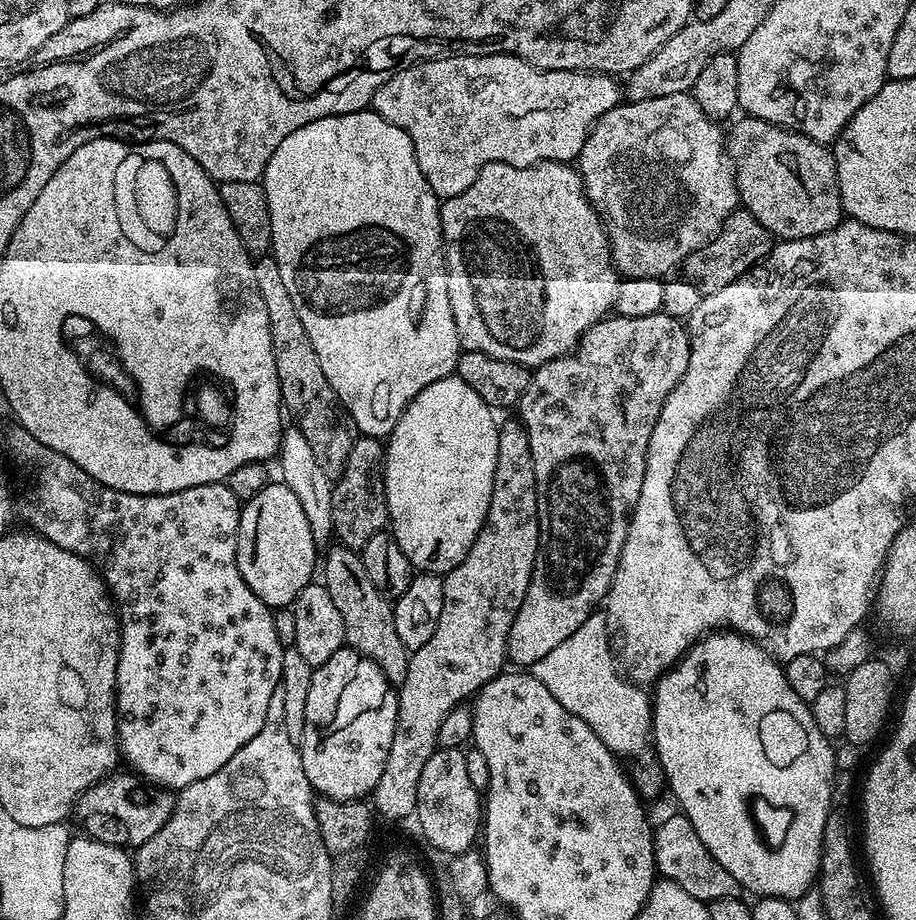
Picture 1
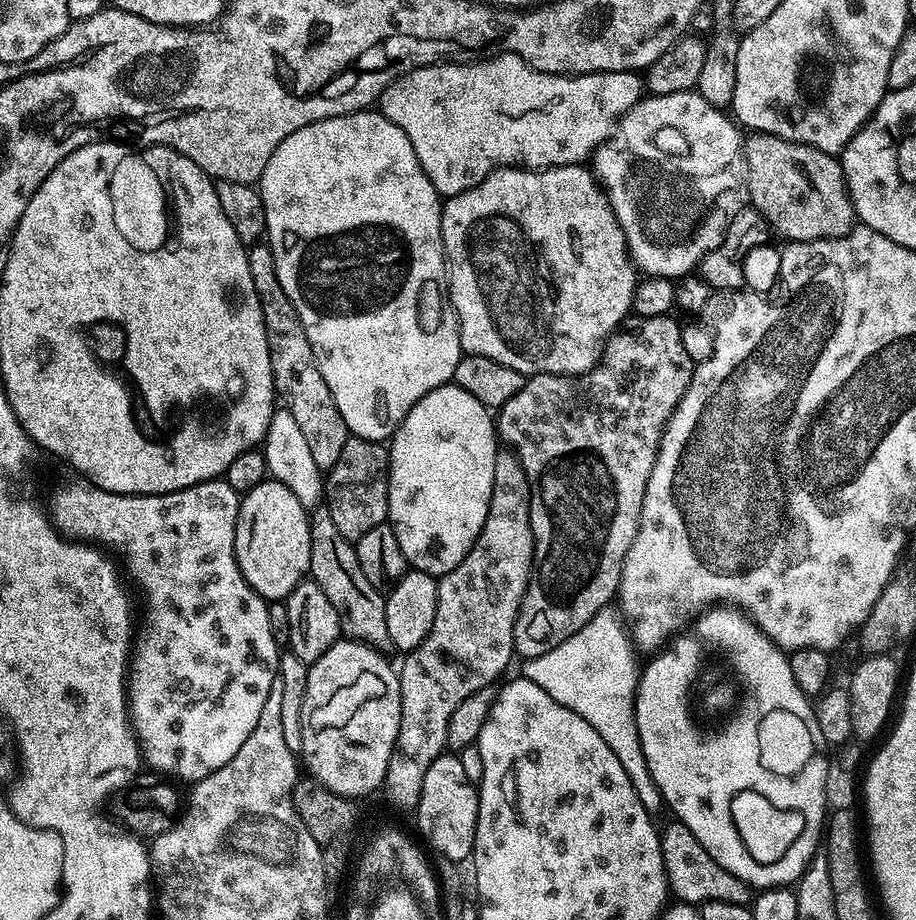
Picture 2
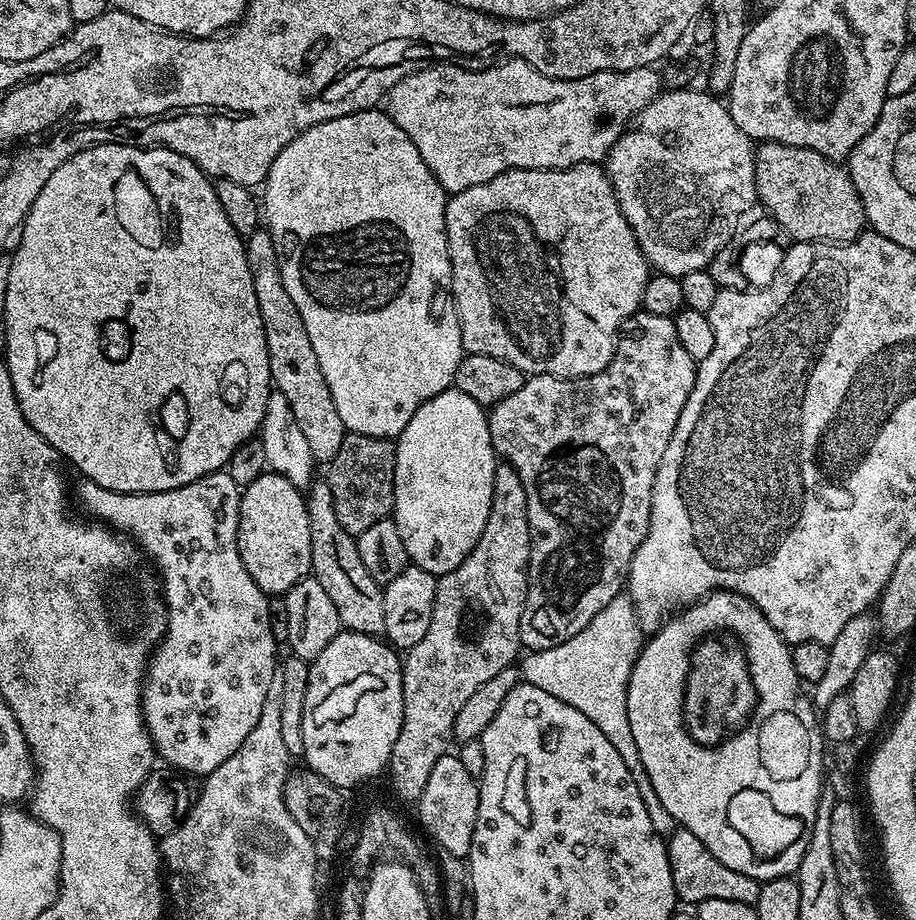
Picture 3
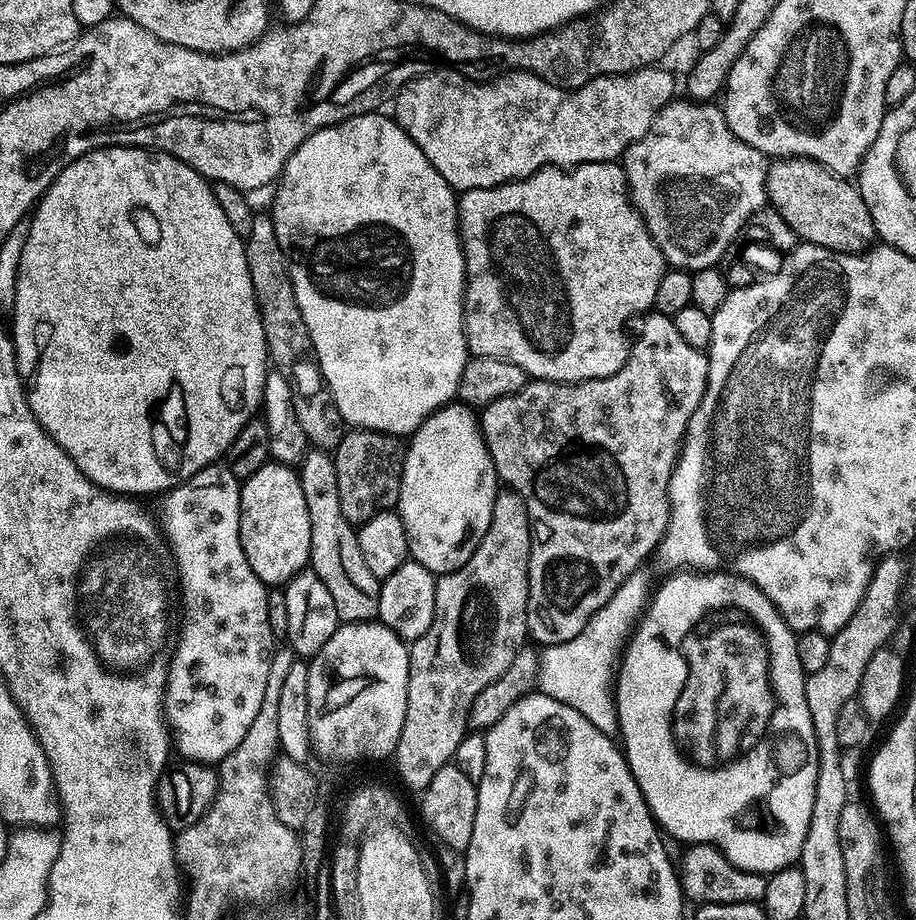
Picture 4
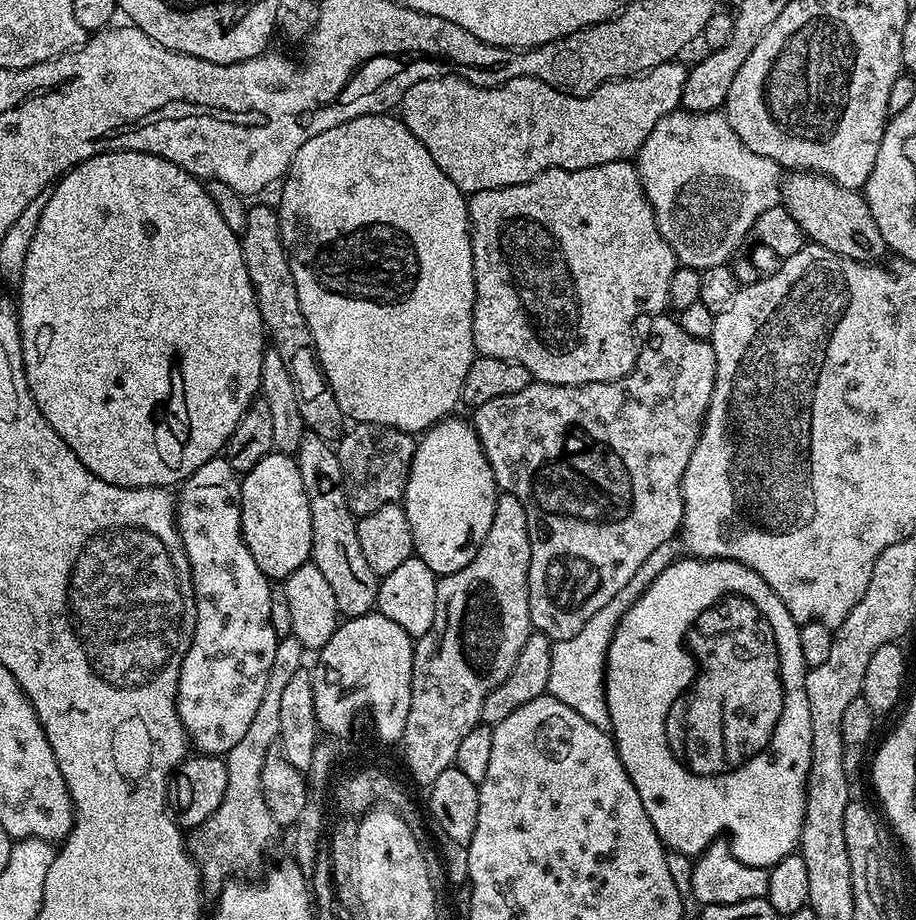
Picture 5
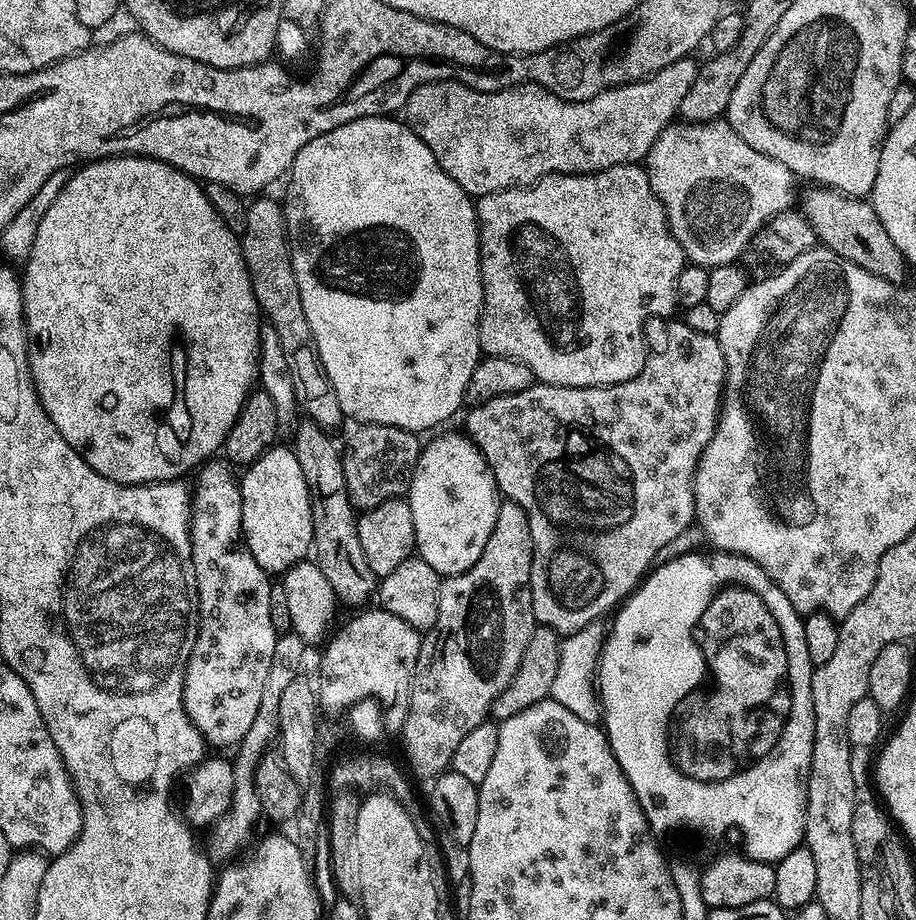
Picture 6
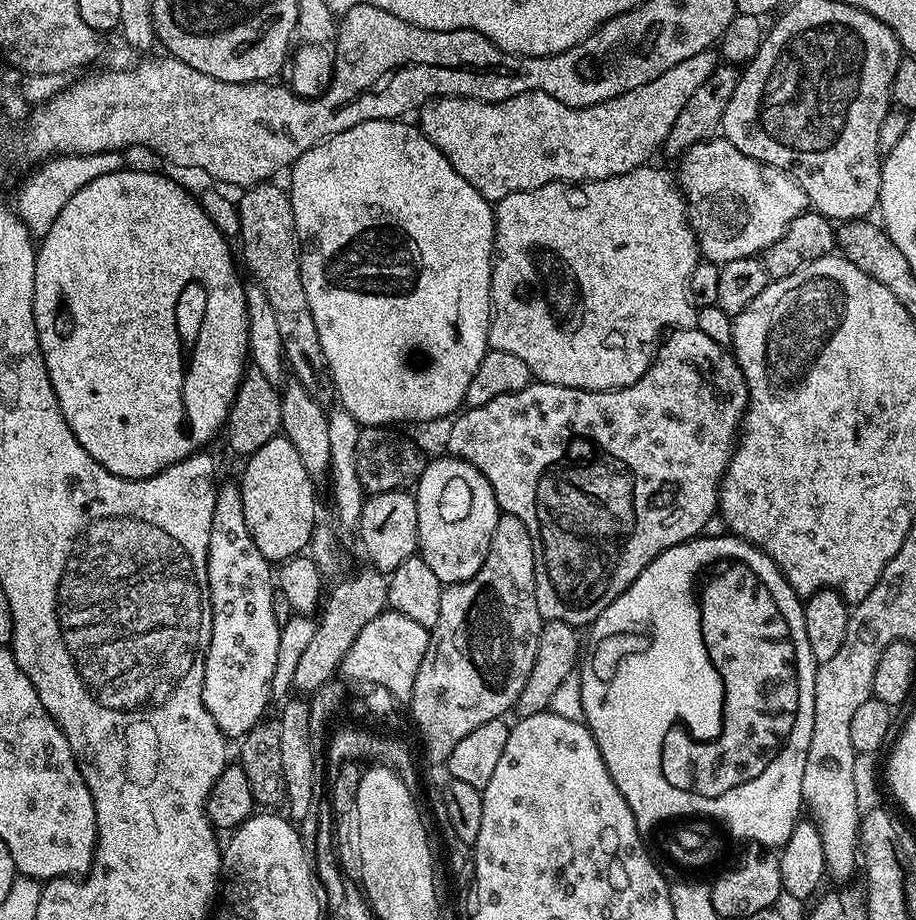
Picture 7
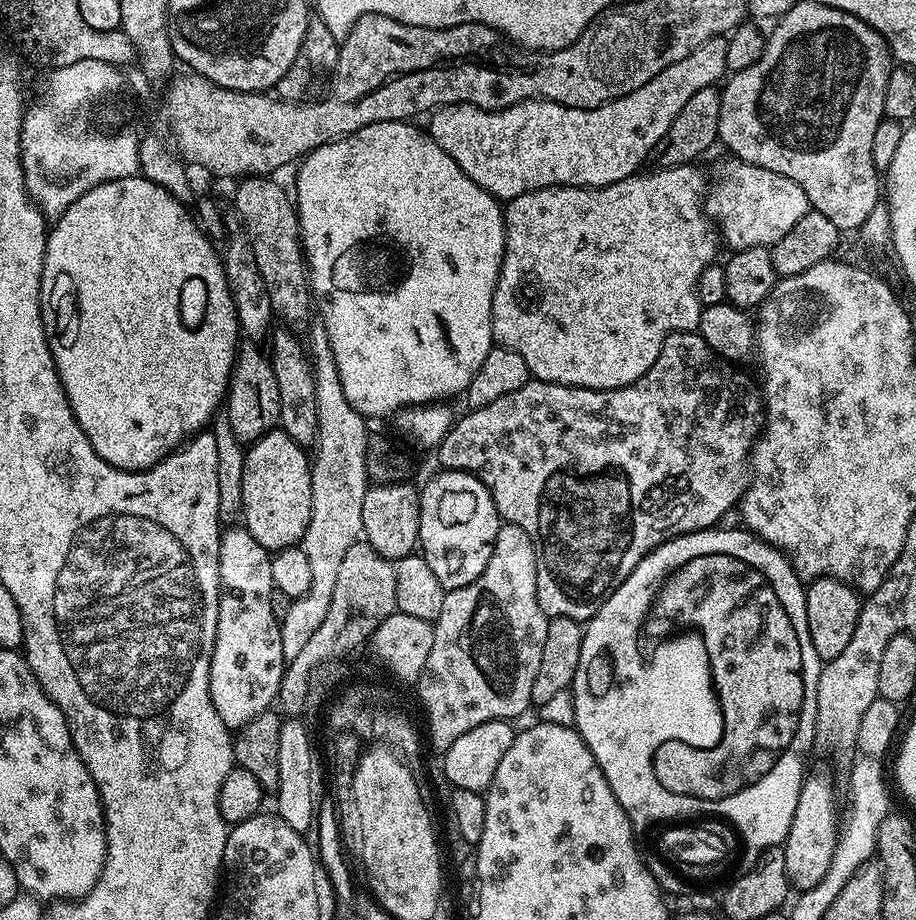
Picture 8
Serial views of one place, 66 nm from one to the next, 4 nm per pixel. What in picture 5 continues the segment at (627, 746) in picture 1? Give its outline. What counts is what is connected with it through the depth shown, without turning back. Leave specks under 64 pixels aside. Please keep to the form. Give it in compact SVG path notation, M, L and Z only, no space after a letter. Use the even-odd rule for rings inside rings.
M668 544L658 546L658 550L654 550L650 558L642 562L642 566L638 566L634 578L630 578L614 598L582 626L578 634L553 643L547 693L604 731L611 727L608 700L605 698L604 690L604 670L607 667L609 644L625 613L632 608L649 584L658 578L658 574L662 574L662 570L673 563L674 555L672 556L670 549Z

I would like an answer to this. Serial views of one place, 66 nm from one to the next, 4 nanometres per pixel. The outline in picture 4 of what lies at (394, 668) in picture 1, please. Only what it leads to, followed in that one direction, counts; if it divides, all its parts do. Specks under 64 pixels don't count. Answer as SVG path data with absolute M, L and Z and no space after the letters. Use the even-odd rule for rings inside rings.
M308 450L298 464L302 494L306 498L306 514L310 514L310 561L311 571L322 578L330 598L334 598L334 610L345 624L366 624L380 615L378 598L380 581L366 567L362 558L362 546L358 546L357 529L342 514L338 503L338 474L335 459L324 450Z

